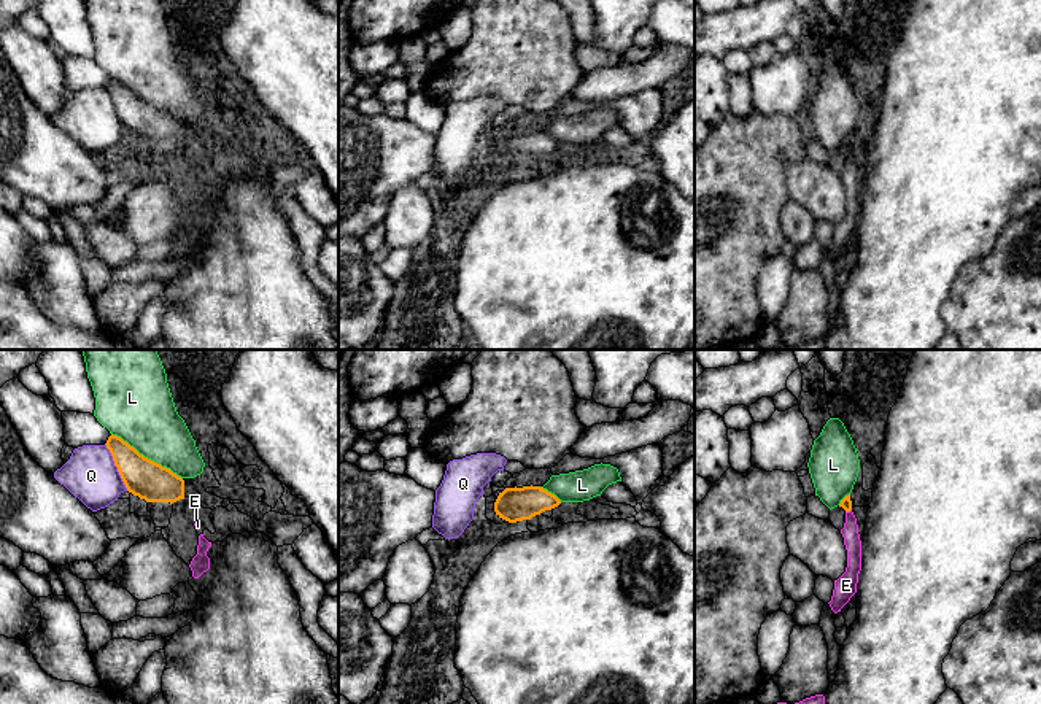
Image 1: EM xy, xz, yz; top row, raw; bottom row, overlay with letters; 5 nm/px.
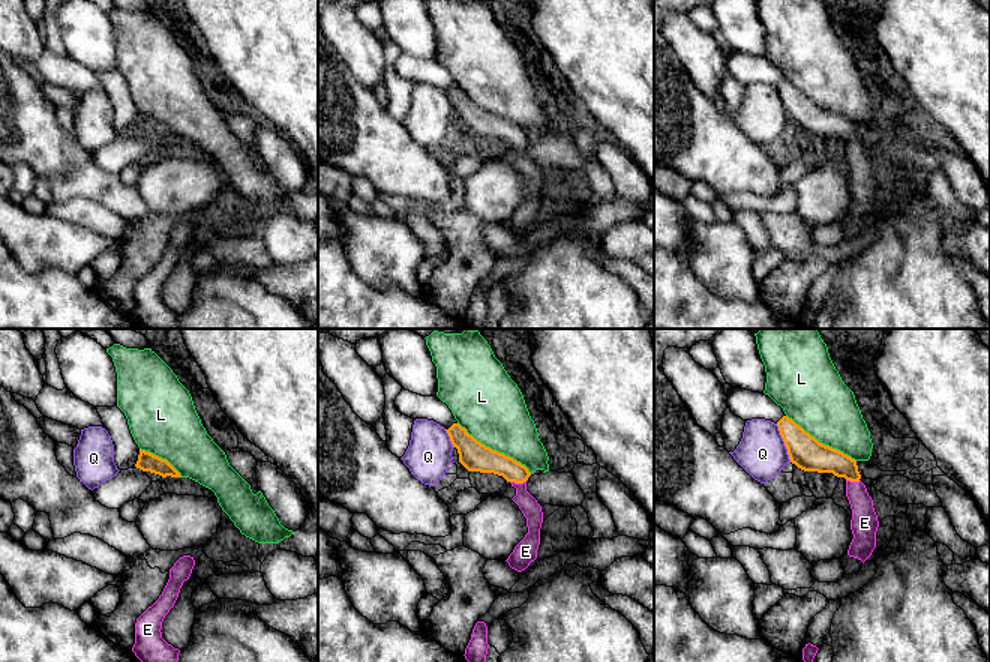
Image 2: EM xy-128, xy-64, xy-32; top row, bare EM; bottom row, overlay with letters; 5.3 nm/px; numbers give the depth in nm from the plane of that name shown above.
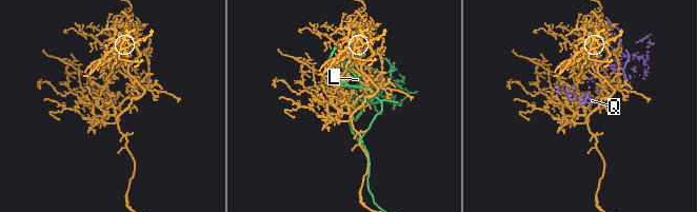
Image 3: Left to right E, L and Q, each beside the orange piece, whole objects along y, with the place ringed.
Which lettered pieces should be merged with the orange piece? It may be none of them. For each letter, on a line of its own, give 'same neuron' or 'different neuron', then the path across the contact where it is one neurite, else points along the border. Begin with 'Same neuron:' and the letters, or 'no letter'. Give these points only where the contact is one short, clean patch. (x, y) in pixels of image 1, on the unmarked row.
Same neuron: E
E: same neuron; runs through yz (846, 146), (847, 154), (852, 186)
L: different neuron
Q: different neuron

